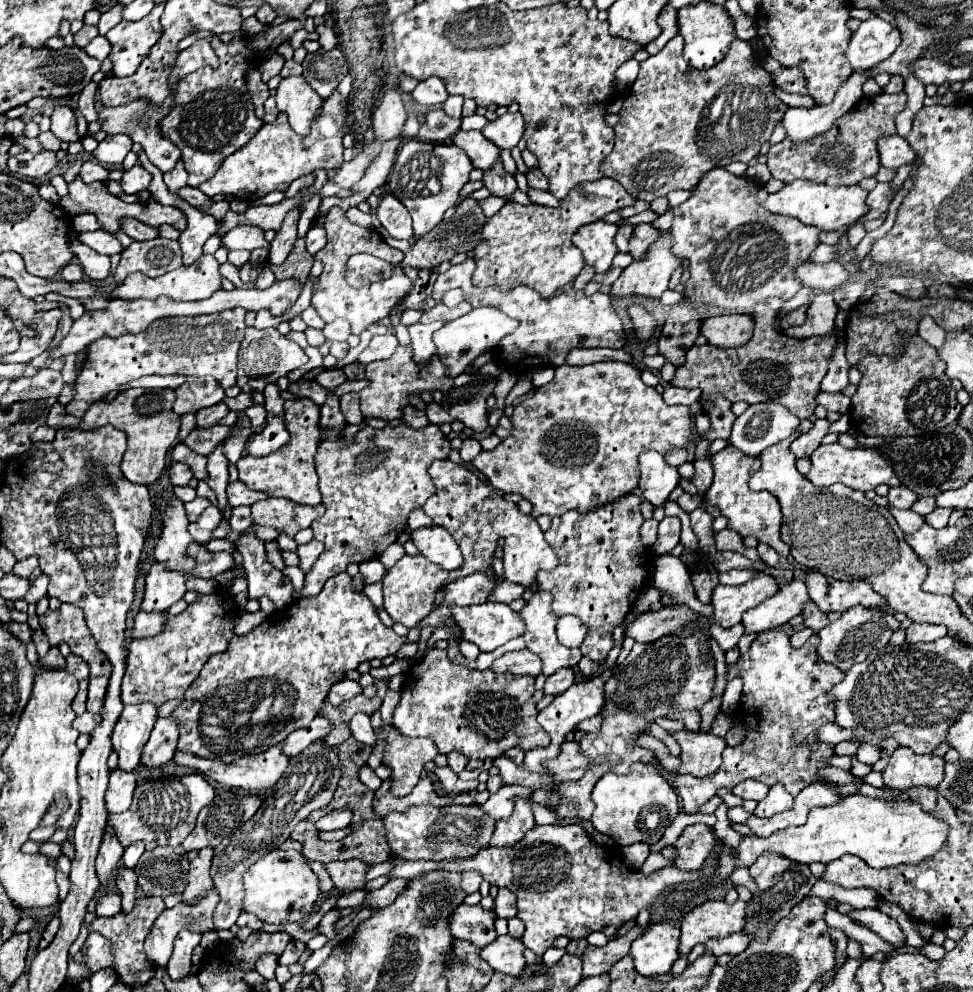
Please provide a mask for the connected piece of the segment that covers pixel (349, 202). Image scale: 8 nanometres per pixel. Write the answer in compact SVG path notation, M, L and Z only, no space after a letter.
M400 137L384 141L380 153L372 159L372 163L364 171L362 179L352 187L352 195L350 197L328 197L328 199L322 199L316 217L326 215L332 207L340 207L342 211L348 211L350 207L356 207L358 203L362 203L374 189L382 187L386 183L390 171L392 171L394 157L396 157L396 151L398 151L400 143L402 143Z

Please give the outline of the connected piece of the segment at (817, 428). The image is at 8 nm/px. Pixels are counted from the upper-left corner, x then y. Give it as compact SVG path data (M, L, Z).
M826 418L816 419L806 433L802 433L796 441L792 441L792 445L790 445L792 453L798 459L800 457L806 457L806 455L812 455L818 449L822 437L828 433L828 427L830 427L830 423L826 421Z

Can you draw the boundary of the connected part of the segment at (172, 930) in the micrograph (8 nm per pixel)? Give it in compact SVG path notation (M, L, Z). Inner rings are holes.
M212 889L208 895L196 899L196 903L178 903L176 907L162 911L144 943L144 951L154 967L164 967L168 963L174 939L184 927L196 927L200 935L214 931L212 915L218 901L220 897L216 895L216 889Z

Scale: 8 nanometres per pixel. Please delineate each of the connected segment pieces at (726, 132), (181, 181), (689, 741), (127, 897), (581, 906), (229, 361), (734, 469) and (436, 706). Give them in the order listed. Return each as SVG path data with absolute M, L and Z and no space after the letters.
M676 35L660 53L640 63L640 75L618 113L620 119L614 127L614 149L600 165L604 177L616 179L634 199L648 203L674 189L694 189L700 177L714 167L726 167L732 161L748 163L760 153L760 145L770 139L774 125L788 109L788 105L772 93L770 75L762 69L746 41L734 39L728 55L710 69L690 67L682 57L682 49L684 39Z
M182 159L176 163L176 167L174 167L172 171L164 173L164 183L168 185L168 189L170 189L172 193L178 193L178 189L186 185L186 179L188 179L188 173L186 173L186 169L184 169Z
M674 731L672 737L680 745L680 767L678 775L710 777L718 771L722 763L722 751L726 741L710 733L692 733L692 731Z
M120 867L116 869L116 887L122 895L122 911L128 913L132 911L134 903L136 903L136 873L134 869L128 869L128 867Z
M534 825L524 839L512 847L488 847L482 849L476 857L472 859L462 859L462 861L404 861L404 859L392 859L394 871L392 877L402 877L402 879L412 879L418 877L426 871L434 871L438 867L446 871L480 871L482 877L496 887L506 887L514 895L518 895L518 919L524 923L524 935L522 941L526 943L528 949L532 949L538 957L544 955L544 951L554 943L556 937L564 935L568 939L582 939L588 937L594 931L602 931L606 937L612 937L618 927L630 919L636 919L636 915L646 909L650 903L654 903L664 891L682 885L682 883L696 883L698 881L698 871L680 871L676 867L664 867L660 871L654 871L650 875L634 873L632 869L626 867L626 863L616 857L610 857L600 845L592 841L592 837L584 831L582 835L582 825Z
M230 309L210 315L196 315L196 317L168 317L158 319L156 323L148 325L148 331L142 331L140 335L118 335L118 337L100 337L88 345L88 355L84 361L84 369L78 375L74 383L74 399L66 405L66 413L74 417L82 417L88 407L96 401L100 401L106 393L114 391L118 385L130 383L134 379L140 379L142 375L212 375L224 389L232 387L236 383L236 355L240 349L240 343L244 339L244 309Z
M726 447L720 453L716 453L710 459L712 467L714 467L714 483L710 485L710 489L706 491L704 499L720 509L720 515L730 519L730 529L738 531L742 537L752 535L758 539L758 543L766 543L770 545L780 557L788 557L790 549L782 543L780 539L780 525L782 525L782 511L780 511L780 503L778 499L768 493L768 491L752 491L748 487L748 479L754 471L760 469L760 459L758 457L748 457L742 451L738 451L736 447Z
M430 649L424 661L408 671L406 683L402 687L402 699L394 711L394 725L402 735L430 737L442 755L450 751L462 751L470 759L496 759L512 747L520 747L522 751L530 751L532 747L548 747L548 733L536 721L538 709L532 695L534 679L528 675L496 675L492 669L472 671L464 665L452 663L446 657L446 651Z

